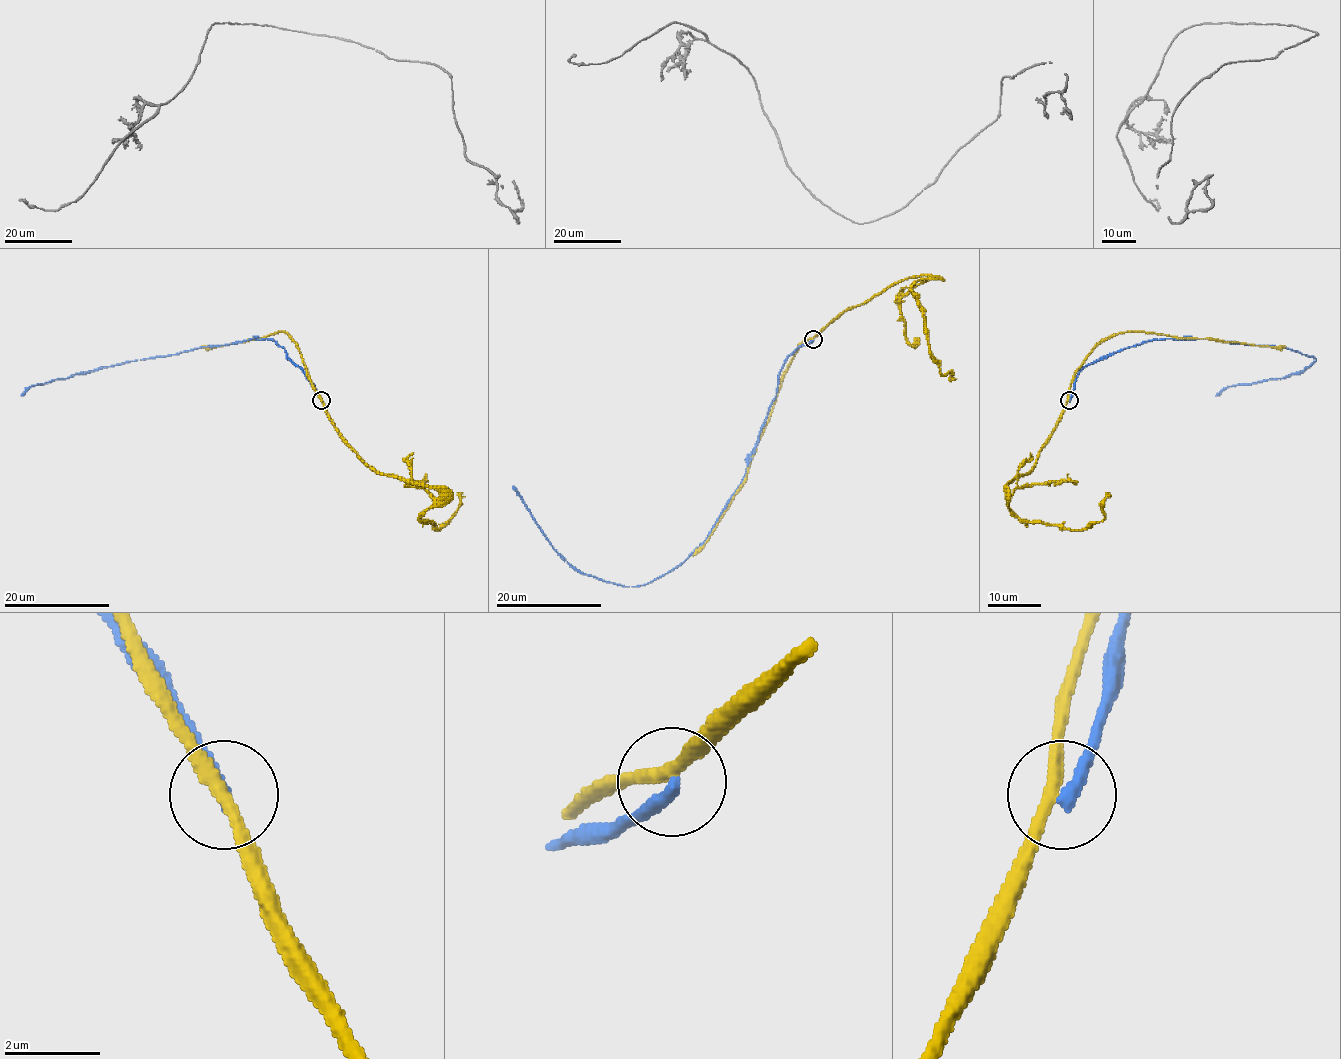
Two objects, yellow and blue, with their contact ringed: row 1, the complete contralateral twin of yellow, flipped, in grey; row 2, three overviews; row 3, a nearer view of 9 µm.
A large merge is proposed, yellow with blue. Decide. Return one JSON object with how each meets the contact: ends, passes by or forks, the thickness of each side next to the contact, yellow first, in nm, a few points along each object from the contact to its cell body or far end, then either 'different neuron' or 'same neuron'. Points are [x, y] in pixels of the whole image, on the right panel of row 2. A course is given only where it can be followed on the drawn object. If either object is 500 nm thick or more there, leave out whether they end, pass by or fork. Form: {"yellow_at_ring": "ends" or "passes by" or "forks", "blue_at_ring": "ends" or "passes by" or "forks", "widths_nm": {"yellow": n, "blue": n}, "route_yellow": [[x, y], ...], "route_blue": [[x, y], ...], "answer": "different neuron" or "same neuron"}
{"yellow_at_ring": "passes by", "blue_at_ring": "ends", "widths_nm": {"yellow": 280, "blue": 300}, "route_yellow": [[1068, 399], [1035, 463], [1005, 487], [1009, 508], [1019, 517], [1083, 529], [1104, 517], [1104, 497], [1109, 492]], "route_blue": [[1068, 399], [1088, 365], [1149, 340], [1283, 346], [1316, 360], [1301, 372], [1215, 395]], "answer": "different neuron"}

